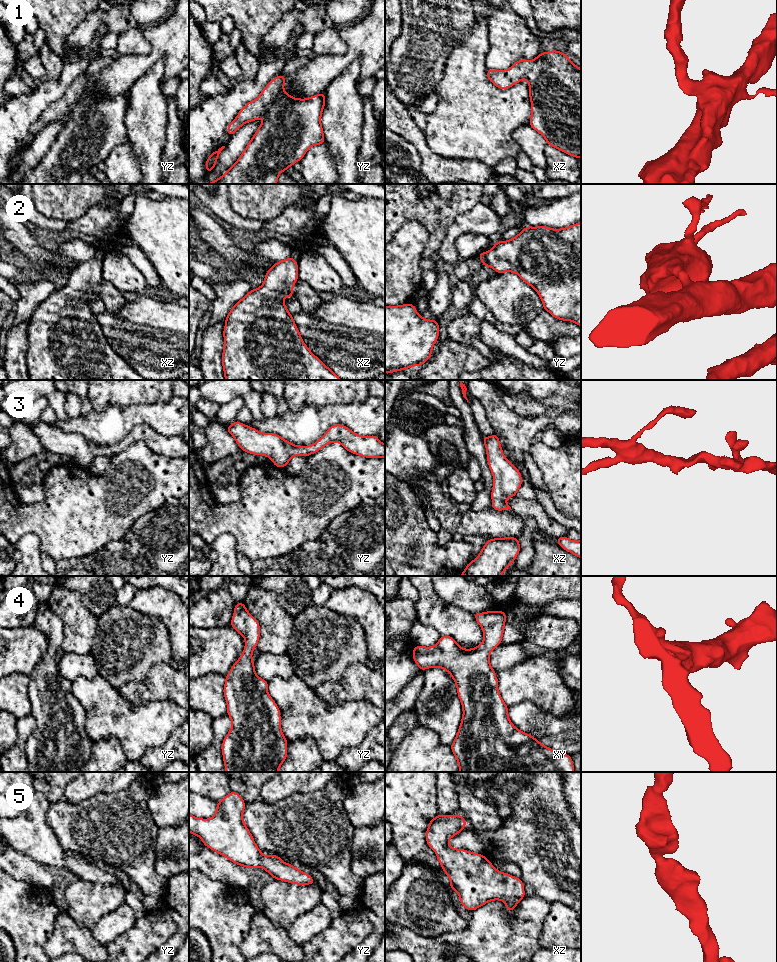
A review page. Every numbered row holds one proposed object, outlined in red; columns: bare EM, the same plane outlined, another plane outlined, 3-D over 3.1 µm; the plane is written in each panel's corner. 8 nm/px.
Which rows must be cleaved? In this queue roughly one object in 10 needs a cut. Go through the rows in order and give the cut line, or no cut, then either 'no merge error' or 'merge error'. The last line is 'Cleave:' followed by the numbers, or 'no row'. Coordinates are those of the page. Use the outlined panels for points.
1: no cut; no merge error
2: no cut; no merge error
3: no cut; no merge error
4: no cut; no merge error
5: no cut; no merge error
Cleave: no row

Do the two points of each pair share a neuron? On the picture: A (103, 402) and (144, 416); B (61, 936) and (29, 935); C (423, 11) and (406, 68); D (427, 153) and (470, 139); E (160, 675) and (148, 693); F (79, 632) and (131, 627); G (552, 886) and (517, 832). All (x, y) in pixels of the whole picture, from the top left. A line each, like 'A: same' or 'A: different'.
A: different
B: different
C: same
D: different
E: same
F: different
G: same

